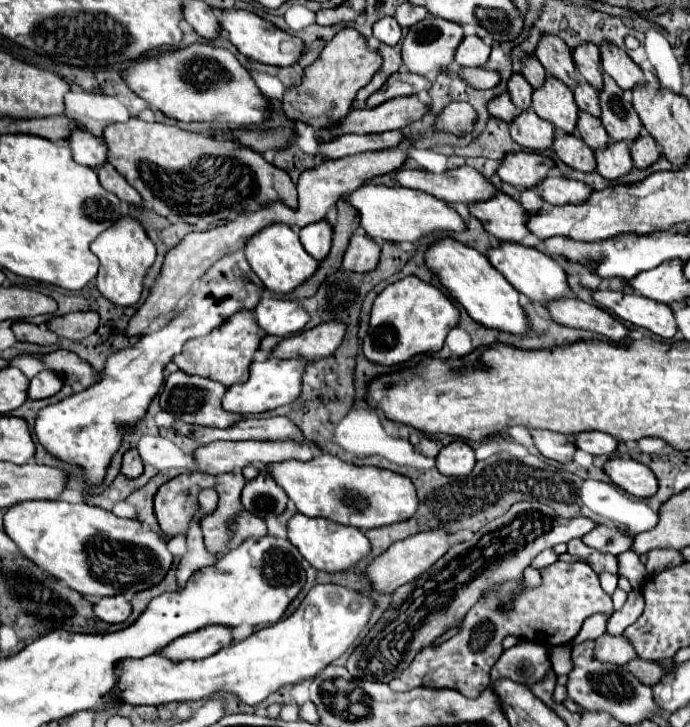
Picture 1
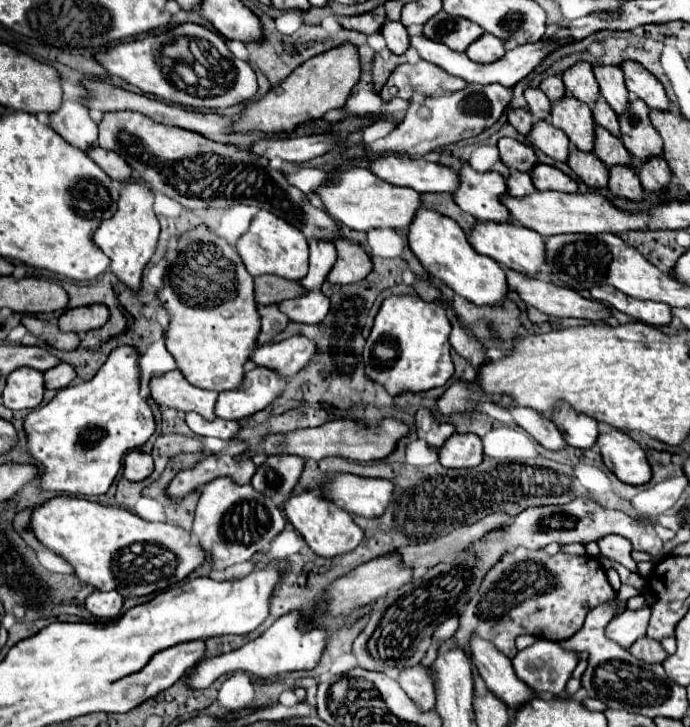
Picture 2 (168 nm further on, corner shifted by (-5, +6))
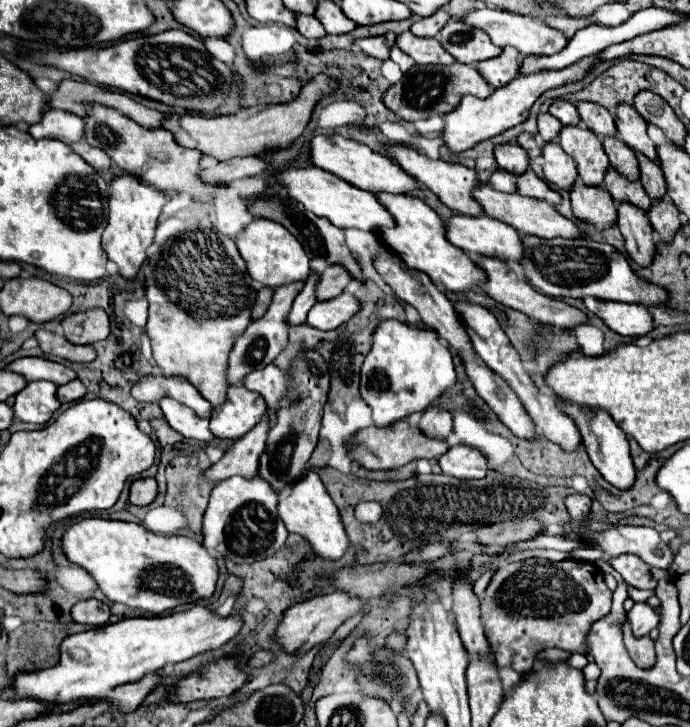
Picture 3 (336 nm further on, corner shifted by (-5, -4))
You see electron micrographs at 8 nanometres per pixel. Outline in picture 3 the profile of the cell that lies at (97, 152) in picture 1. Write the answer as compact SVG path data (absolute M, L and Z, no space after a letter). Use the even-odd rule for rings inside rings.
M49 108L41 122L29 126L29 134L33 138L53 138L65 144L75 144L85 136L85 122L71 112L61 112L57 108Z

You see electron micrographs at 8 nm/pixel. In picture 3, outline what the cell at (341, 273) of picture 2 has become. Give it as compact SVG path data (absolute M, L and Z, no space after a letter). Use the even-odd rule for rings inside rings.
M331 264L321 272L319 284L317 284L317 300L331 300L335 296L339 296L347 284L353 278L349 276L347 268L343 268L341 264Z

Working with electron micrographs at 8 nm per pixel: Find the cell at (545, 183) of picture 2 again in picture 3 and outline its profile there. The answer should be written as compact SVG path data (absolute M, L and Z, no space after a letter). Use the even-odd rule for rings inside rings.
M529 170L517 178L517 190L519 190L519 194L525 194L525 196L537 198L537 200L545 200L553 206L561 204L561 194L557 190L549 188L545 180L537 178L537 174L533 170Z

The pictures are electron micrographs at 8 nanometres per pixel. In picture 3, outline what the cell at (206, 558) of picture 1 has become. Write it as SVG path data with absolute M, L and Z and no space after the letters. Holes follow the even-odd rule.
M241 476L227 478L215 484L209 506L203 516L203 546L217 558L225 558L233 564L251 564L273 556L287 540L287 528L277 516L277 494L273 488L259 480L245 480Z

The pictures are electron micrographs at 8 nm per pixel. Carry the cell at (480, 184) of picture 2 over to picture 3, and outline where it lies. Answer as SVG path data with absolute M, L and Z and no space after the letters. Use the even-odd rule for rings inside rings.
M391 146L389 148L389 158L395 160L407 174L411 174L415 180L419 180L419 184L423 184L425 188L429 188L431 192L435 192L439 196L439 200L451 208L455 214L463 214L463 216L477 216L477 214L483 214L481 212L481 206L477 206L477 202L473 202L473 188L477 188L479 178L477 178L477 172L463 166L463 164L457 164L457 162L445 162L445 160L431 160L419 152L415 152L413 148L407 148L407 146Z

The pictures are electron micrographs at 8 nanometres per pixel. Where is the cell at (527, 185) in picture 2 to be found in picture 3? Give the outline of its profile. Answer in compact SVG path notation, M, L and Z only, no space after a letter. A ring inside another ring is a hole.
M501 168L491 176L489 184L491 184L495 190L505 192L505 194L515 194L515 192L517 192L517 176L513 176L513 174L509 174L509 172L501 170Z

